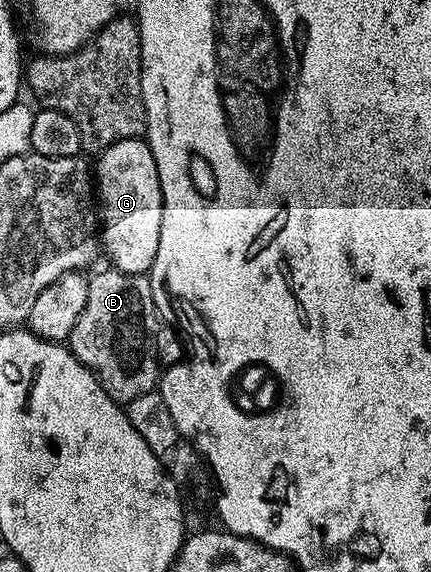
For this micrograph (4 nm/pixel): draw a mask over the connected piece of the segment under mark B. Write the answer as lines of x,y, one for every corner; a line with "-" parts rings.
117,270
98,272
89,277
88,302
84,302
84,310
76,326
72,326
72,334
68,347
80,363
100,382
100,386
118,404
130,404
132,398
140,398
140,394
155,391
160,384
160,367
158,368
158,348
154,345
154,331
158,328
158,312
154,309
156,289
150,282
149,275
137,276
124,274

